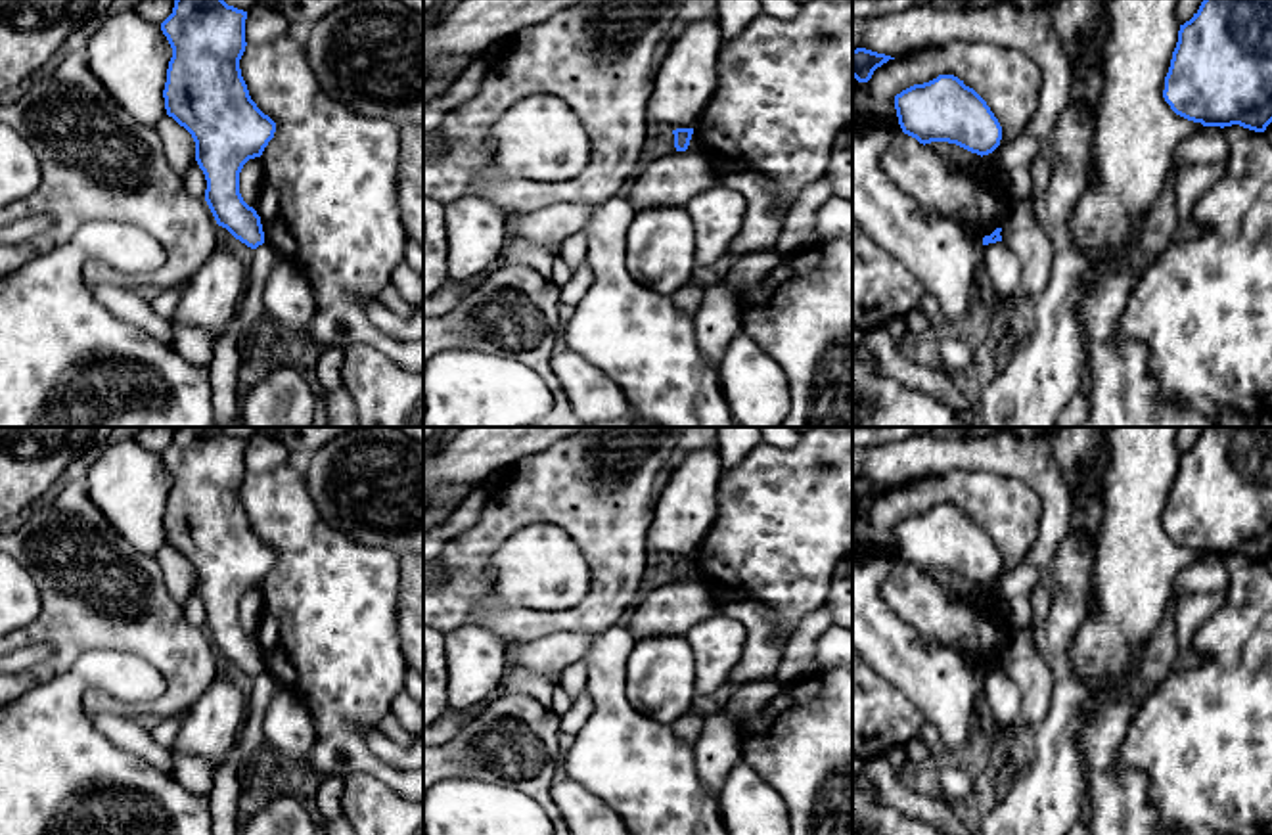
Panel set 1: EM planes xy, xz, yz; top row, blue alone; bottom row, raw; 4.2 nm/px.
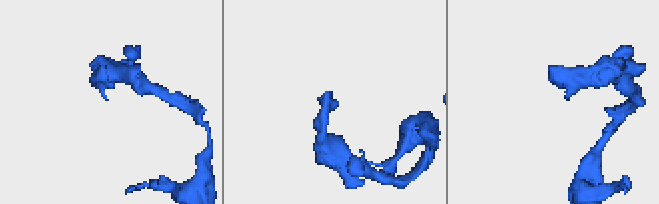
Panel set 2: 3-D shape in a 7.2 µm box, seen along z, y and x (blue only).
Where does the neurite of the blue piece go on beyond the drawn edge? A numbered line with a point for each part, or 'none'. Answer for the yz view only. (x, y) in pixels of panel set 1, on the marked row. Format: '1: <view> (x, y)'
none

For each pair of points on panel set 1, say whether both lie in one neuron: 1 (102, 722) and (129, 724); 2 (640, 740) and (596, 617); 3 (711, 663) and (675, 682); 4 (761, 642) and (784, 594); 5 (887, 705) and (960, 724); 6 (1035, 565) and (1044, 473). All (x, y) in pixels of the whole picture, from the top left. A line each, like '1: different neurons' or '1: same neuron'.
1: same neuron
2: different neurons
3: different neurons
4: different neurons
5: different neurons
6: same neuron

